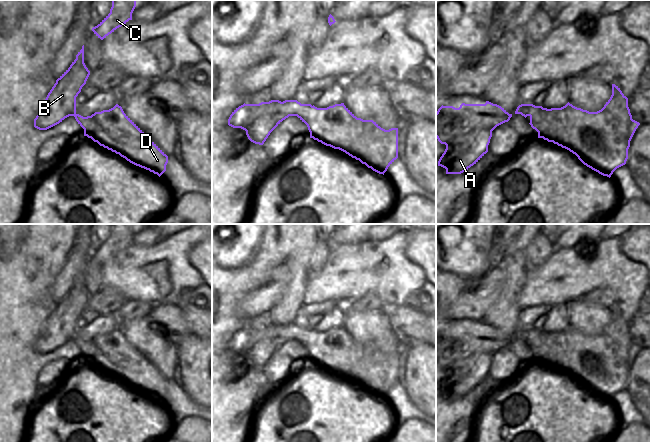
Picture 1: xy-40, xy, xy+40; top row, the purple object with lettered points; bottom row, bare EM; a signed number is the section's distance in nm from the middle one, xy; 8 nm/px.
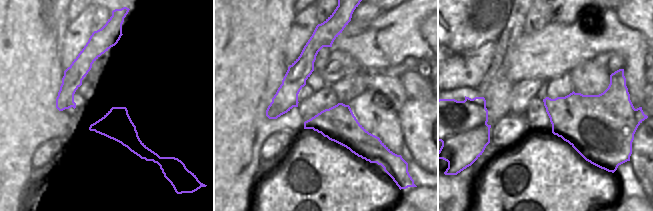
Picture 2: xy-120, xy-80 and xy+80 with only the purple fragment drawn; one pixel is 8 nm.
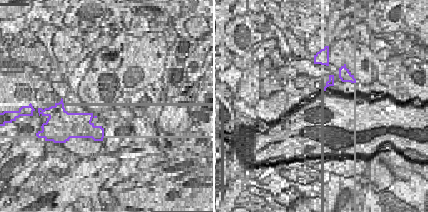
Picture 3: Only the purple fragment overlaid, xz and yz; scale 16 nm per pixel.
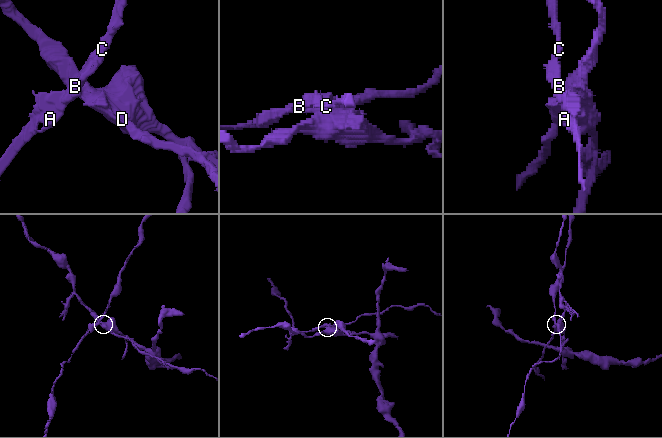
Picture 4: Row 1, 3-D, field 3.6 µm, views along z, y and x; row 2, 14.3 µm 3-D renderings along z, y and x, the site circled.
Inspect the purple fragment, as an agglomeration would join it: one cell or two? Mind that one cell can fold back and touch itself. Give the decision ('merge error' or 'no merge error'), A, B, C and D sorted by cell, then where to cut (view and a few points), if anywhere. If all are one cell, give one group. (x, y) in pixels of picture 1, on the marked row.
merge error; groups A B C / D; cut xy (311, 105), (306, 124)

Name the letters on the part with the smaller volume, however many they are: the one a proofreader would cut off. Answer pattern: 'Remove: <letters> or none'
Remove: A, B, C

